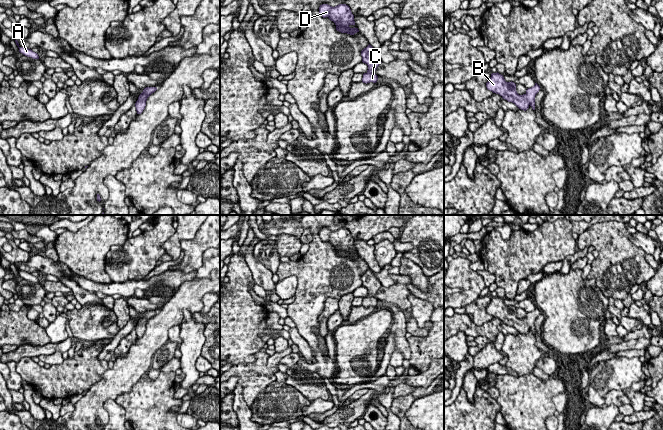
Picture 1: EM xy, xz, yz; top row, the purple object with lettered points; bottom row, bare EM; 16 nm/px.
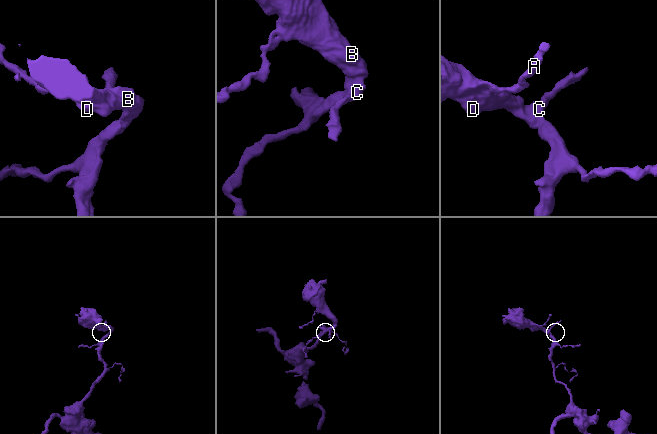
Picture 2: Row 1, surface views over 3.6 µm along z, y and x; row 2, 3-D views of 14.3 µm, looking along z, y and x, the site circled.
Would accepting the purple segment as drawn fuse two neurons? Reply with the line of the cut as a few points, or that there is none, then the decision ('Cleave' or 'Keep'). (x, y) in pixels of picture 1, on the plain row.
No split. Keep

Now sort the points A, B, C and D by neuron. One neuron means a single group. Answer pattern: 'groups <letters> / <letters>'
groups A B C D

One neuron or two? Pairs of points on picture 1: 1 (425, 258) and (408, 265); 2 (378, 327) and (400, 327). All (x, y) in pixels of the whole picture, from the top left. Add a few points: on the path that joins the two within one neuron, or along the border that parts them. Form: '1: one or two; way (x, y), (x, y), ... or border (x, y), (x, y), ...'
1: two; border (403, 255), (413, 261), (428, 277)
2: two; border (388, 309), (393, 314), (393, 323), (390, 328)

